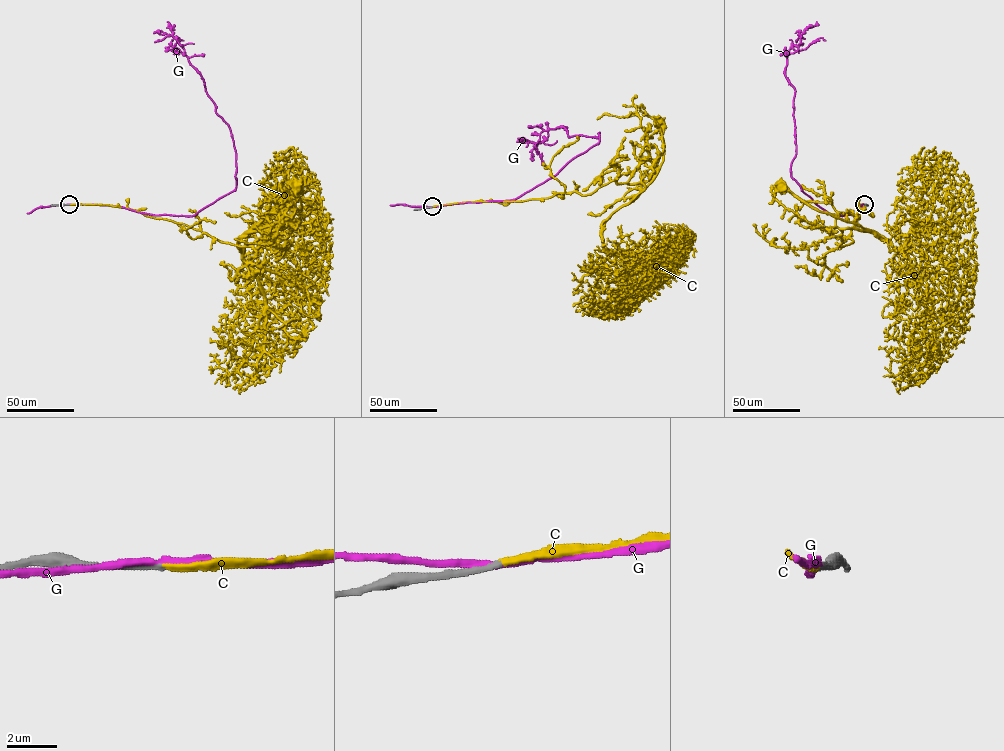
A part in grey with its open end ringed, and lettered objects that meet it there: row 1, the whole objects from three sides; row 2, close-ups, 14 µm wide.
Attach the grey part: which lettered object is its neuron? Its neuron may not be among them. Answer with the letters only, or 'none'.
C

